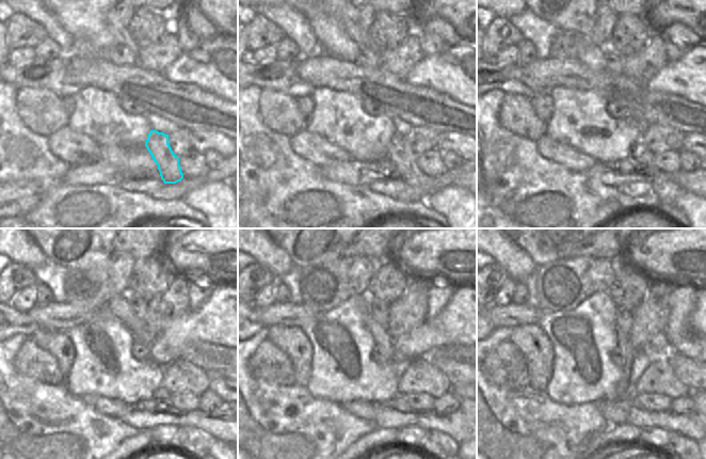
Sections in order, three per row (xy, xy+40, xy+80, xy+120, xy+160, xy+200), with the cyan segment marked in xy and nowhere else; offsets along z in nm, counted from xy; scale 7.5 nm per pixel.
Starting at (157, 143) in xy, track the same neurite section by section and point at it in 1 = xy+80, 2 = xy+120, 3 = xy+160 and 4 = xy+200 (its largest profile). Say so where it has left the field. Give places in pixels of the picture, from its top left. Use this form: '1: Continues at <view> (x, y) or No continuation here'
1: Continues at xy+80 (667, 192)
2: Continues at xy+120 (191, 441)
3: Continues at xy+160 (436, 445)
4: Continues at xy+200 (678, 445)

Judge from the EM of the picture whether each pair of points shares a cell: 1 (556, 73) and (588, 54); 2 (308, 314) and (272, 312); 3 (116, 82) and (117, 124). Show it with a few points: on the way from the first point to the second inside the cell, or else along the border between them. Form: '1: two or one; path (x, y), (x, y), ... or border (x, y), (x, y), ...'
1: two; border (577, 58), (592, 69), (600, 73)
2: one; path (300, 314), (281, 314)
3: two; border (93, 86), (99, 90), (111, 91), (118, 98)

